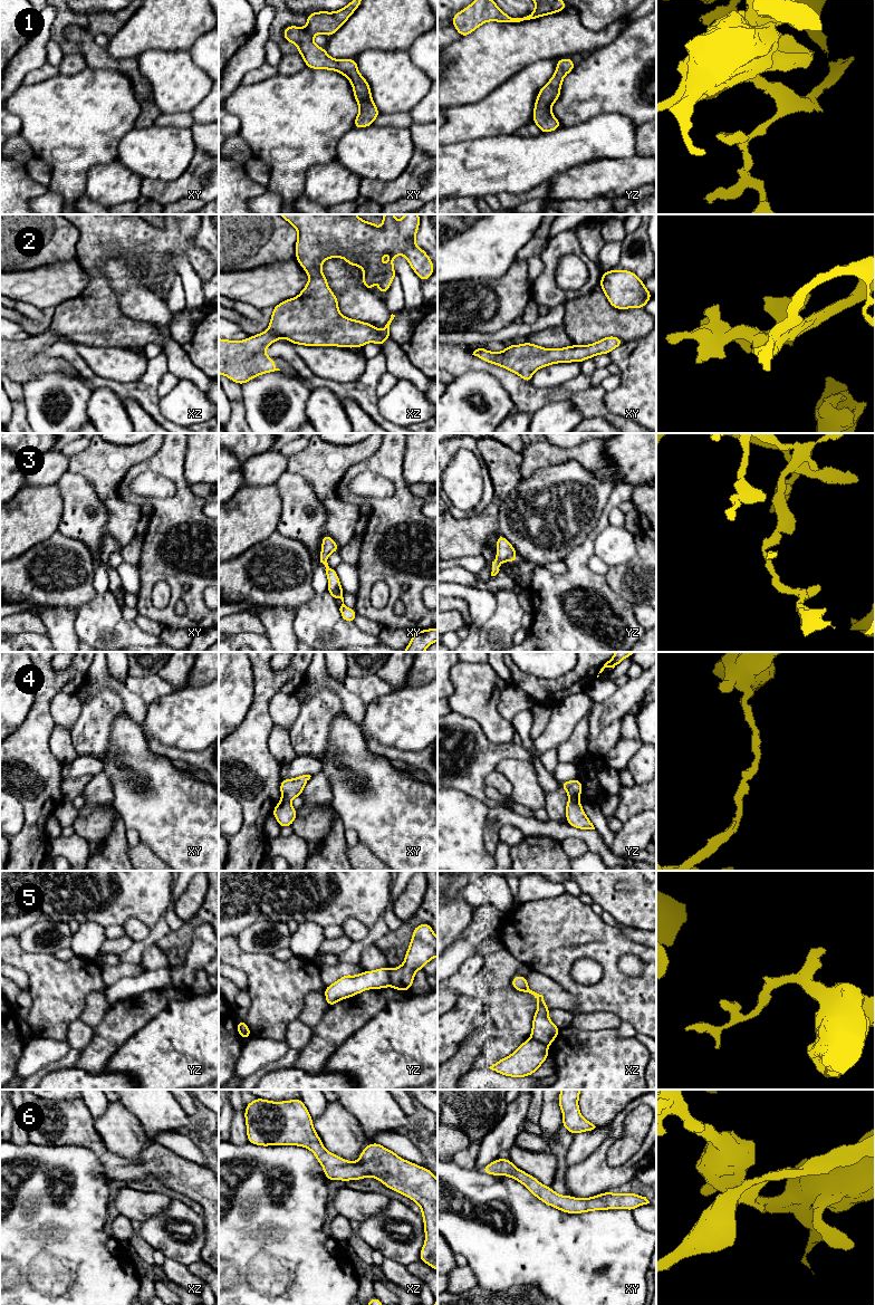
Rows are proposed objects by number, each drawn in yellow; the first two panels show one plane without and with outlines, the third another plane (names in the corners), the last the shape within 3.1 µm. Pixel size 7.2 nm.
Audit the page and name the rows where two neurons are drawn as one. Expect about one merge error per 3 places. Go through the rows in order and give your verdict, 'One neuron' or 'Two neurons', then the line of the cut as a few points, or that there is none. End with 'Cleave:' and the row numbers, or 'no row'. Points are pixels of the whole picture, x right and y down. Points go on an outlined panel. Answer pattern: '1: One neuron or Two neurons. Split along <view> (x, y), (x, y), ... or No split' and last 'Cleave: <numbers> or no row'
1: One neuron. No split
2: One neuron. No split
3: One neuron. No split
4: Two neurons. Split along xy (281, 797), (289, 802)
5: Two neurons. Split along yz (388, 969), (391, 985)
6: One neuron. No split
Cleave: 4, 5

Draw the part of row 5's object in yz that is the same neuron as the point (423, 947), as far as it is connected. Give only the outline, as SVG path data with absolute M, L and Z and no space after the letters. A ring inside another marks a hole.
M429 923L417 925L413 930L408 950L402 966L390 969L391 987L407 991L414 981L415 972L438 957L438 937Z

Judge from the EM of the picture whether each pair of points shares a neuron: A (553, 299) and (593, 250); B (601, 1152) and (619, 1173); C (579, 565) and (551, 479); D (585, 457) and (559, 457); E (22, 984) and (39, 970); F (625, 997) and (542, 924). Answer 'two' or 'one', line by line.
A: two
B: one
C: two
D: one
E: two
F: one

